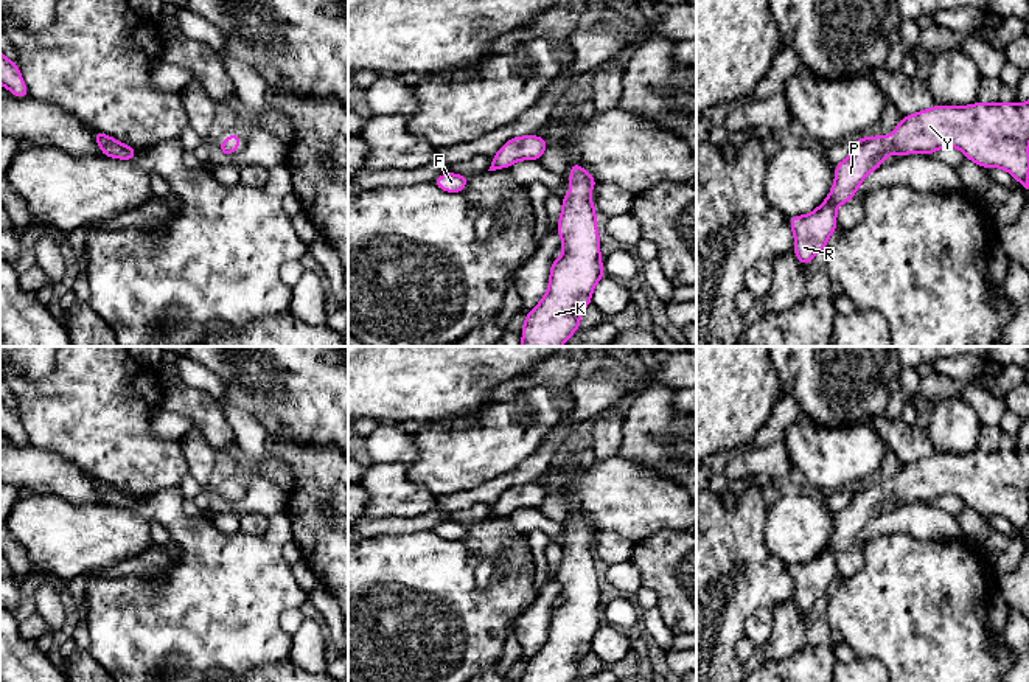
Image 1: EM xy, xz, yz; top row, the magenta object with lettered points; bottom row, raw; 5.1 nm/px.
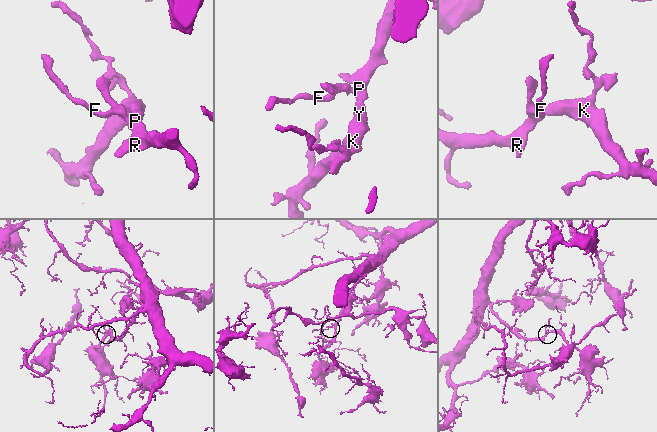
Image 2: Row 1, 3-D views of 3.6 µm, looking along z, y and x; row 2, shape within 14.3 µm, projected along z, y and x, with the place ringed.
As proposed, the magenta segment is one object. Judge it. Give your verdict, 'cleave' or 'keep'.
keep

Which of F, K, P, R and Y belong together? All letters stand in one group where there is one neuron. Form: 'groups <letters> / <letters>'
groups F K P R Y

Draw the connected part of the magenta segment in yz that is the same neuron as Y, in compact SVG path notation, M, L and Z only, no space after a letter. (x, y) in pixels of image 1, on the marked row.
M1029 101L982 103L971 106L933 106L905 115L888 138L881 135L855 140L847 158L835 165L828 197L811 213L788 217L794 233L794 253L802 266L828 245L838 227L836 208L850 202L864 177L892 154L933 154L954 146L984 169L1003 168L1029 188Z

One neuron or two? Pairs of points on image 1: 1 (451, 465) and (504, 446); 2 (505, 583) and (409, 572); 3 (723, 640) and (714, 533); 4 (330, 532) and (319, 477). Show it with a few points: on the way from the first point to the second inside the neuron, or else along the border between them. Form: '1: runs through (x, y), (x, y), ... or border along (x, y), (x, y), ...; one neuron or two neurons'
1: runs through (463, 455), (484, 446), (491, 446); one neuron
2: runs through (482, 597), (432, 595); one neuron
3: runs through (725, 612), (746, 575), (748, 563), (742, 558); one neuron
4: runs through (330, 518), (330, 491); one neuron

